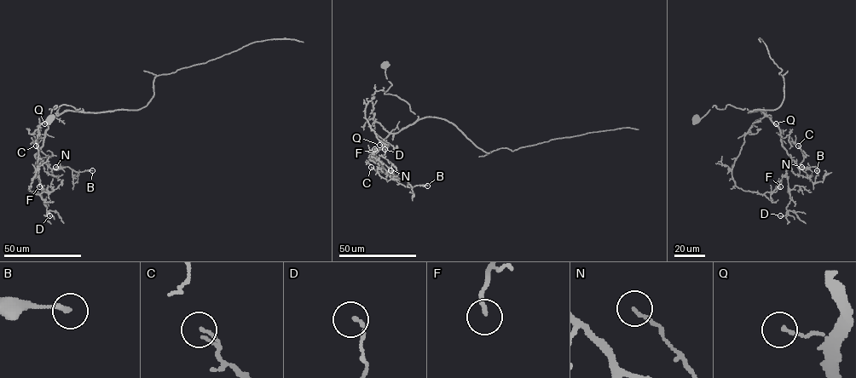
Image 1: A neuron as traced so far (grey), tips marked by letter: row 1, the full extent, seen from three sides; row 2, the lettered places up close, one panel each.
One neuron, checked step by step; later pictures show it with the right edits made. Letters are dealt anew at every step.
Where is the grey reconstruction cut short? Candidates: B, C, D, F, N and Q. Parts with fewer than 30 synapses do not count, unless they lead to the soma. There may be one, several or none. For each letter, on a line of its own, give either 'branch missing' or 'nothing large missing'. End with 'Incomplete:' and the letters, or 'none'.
B: nothing large missing
C: nothing large missing
D: nothing large missing
F: nothing large missing
N: nothing large missing
Q: nothing large missing
Incomplete: none

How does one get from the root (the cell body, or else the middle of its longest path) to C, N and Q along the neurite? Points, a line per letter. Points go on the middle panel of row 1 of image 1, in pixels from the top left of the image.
C: (384, 64), (391, 84), (384, 93), (404, 100), (419, 117), (370, 157), (382, 172), (371, 167)
N: (384, 64), (391, 84), (384, 93), (404, 100), (419, 117), (389, 134), (370, 157), (395, 175), (390, 170)
Q: (384, 64), (386, 78), (391, 84), (384, 93), (404, 100), (419, 117), (389, 134), (379, 145)

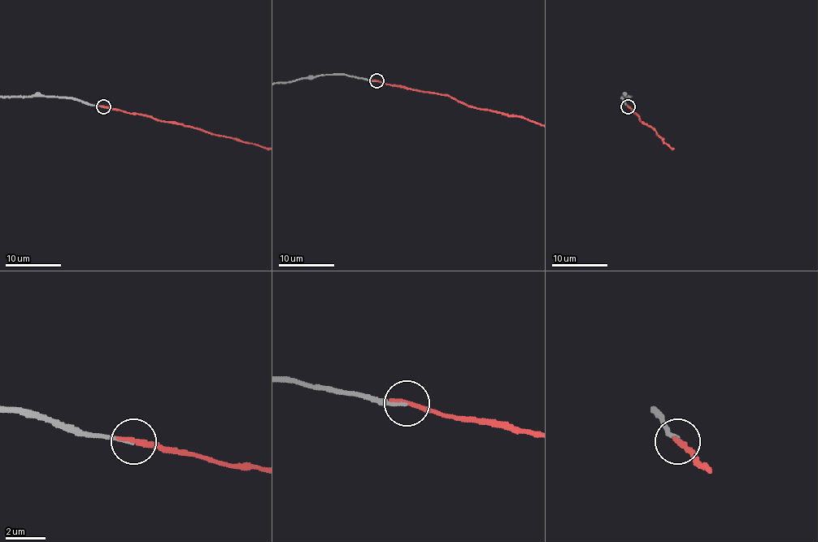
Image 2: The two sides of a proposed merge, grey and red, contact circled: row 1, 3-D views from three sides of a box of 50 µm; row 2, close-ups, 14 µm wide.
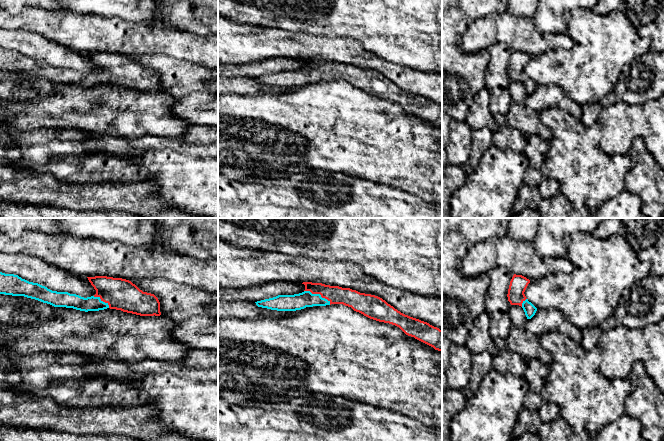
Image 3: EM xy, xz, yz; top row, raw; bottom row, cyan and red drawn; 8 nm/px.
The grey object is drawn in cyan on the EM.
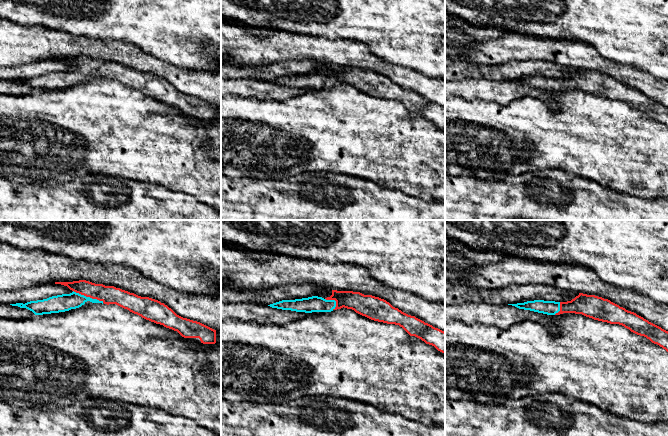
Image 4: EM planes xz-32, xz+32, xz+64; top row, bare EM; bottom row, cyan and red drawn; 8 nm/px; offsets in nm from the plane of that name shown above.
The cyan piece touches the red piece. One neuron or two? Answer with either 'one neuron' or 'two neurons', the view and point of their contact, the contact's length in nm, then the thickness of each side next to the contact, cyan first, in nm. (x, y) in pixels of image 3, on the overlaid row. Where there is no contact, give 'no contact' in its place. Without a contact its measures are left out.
one neuron; contact xz (318, 294); length 240 nm; calibres 130 and 140 nm

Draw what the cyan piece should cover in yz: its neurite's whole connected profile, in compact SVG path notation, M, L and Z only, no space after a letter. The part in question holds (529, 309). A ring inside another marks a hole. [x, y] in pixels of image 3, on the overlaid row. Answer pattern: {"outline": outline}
{"outline": "M514 274L509 285L508 289L508 301L511 305L519 305L523 308L527 319L531 319L537 308L528 301L524 292L530 283L530 280L522 275Z"}

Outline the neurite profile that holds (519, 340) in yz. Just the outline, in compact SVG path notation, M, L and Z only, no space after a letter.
M511 305L510 314L510 333L506 338L508 347L511 351L521 355L526 361L536 359L549 365L551 354L539 343L538 336L525 329L527 317L523 308L519 305Z

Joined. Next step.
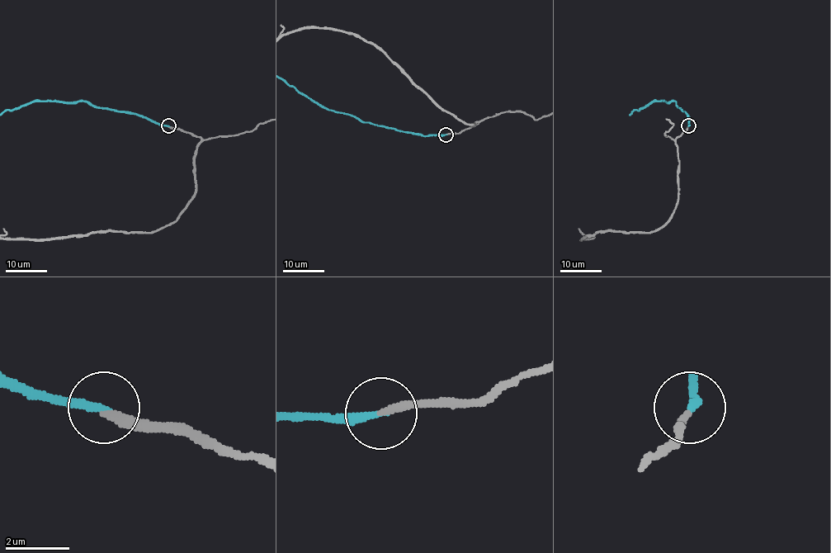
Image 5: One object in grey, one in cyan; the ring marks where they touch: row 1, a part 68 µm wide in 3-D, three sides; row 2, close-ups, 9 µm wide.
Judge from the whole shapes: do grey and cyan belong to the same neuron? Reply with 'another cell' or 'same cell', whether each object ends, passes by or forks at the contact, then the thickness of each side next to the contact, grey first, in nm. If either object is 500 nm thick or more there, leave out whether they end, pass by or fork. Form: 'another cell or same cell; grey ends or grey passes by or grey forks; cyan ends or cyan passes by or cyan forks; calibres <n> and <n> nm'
same cell; grey ends; cyan ends; calibres 240 and 240 nm

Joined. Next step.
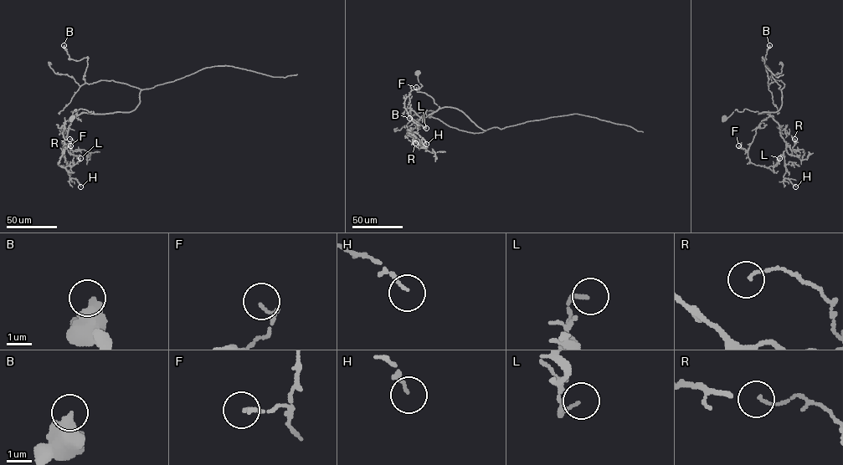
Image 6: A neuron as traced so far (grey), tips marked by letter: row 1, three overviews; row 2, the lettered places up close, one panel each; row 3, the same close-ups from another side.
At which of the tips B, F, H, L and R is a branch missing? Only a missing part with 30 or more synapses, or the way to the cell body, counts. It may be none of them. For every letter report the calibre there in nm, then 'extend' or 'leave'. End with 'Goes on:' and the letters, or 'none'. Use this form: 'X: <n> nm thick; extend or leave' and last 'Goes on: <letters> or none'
B: 650 nm thick; leave
F: 130 nm thick; leave
H: 100 nm thick; leave
L: 130 nm thick; leave
R: 100 nm thick; leave
Goes on: none

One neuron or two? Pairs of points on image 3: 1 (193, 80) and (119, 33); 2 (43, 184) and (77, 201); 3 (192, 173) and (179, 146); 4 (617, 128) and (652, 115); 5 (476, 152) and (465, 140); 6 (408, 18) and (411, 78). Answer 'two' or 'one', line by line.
1: two
2: one
3: two
4: one
5: two
6: two

